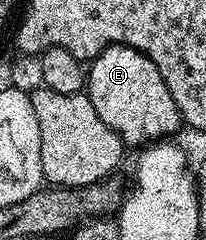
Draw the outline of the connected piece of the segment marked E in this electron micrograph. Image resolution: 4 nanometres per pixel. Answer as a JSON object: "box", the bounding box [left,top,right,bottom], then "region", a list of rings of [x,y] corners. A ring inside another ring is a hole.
{"box":[87,43,183,149],"region":[[[116,43],[103,49],[103,53],[96,55],[88,64],[87,94],[91,105],[95,105],[95,113],[103,117],[103,125],[111,125],[121,142],[130,148],[141,149],[146,145],[168,140],[177,130],[182,130],[183,120],[175,105],[175,97],[171,97],[167,81],[163,81],[159,69],[155,69],[155,61],[151,61],[151,57],[139,53],[139,49],[129,47],[125,43]]]}

